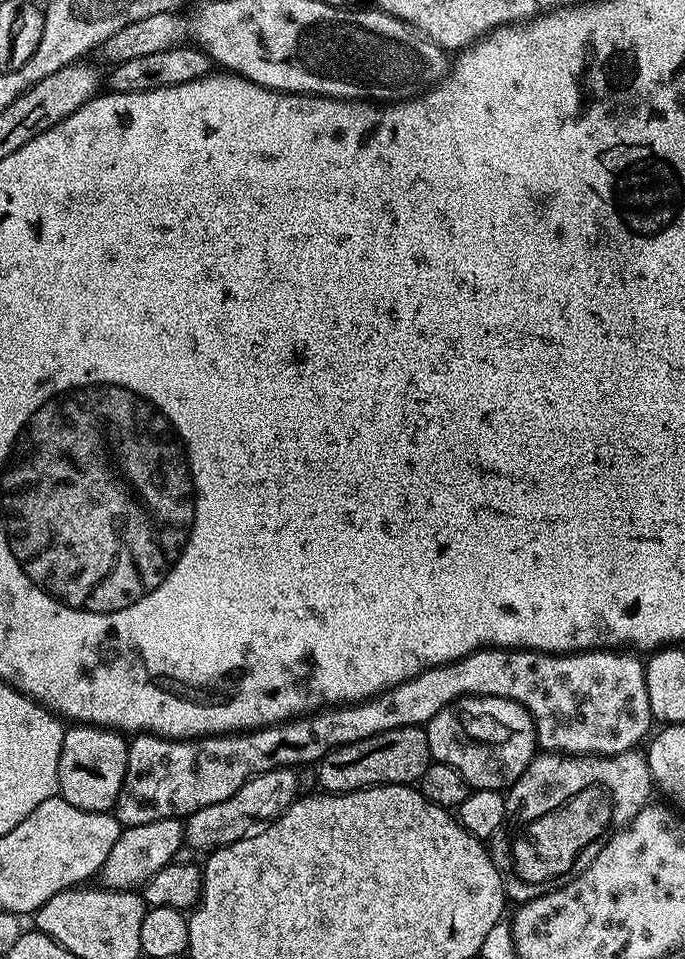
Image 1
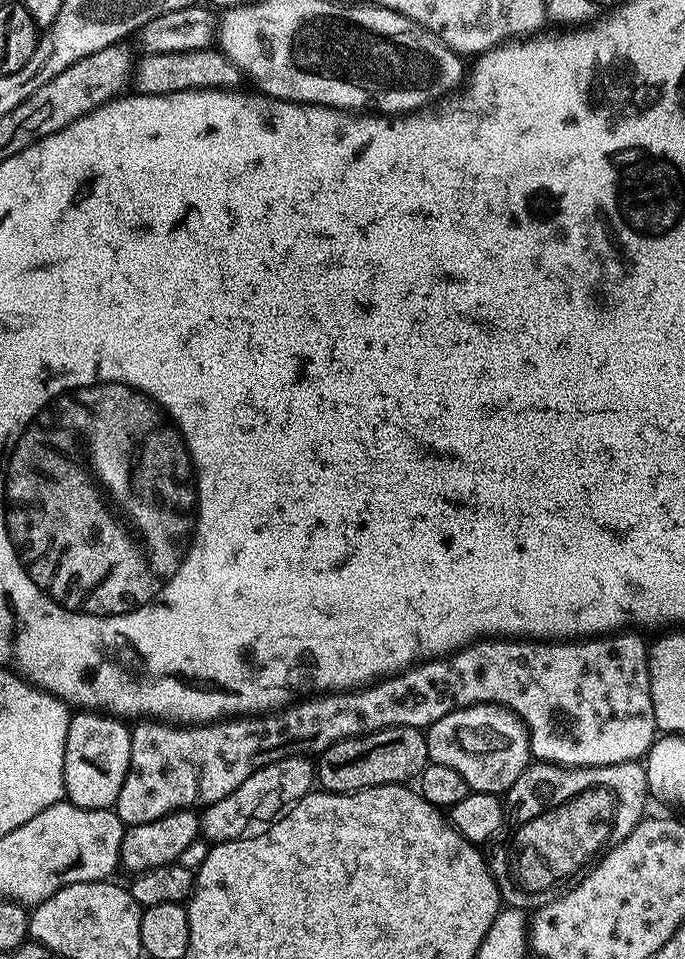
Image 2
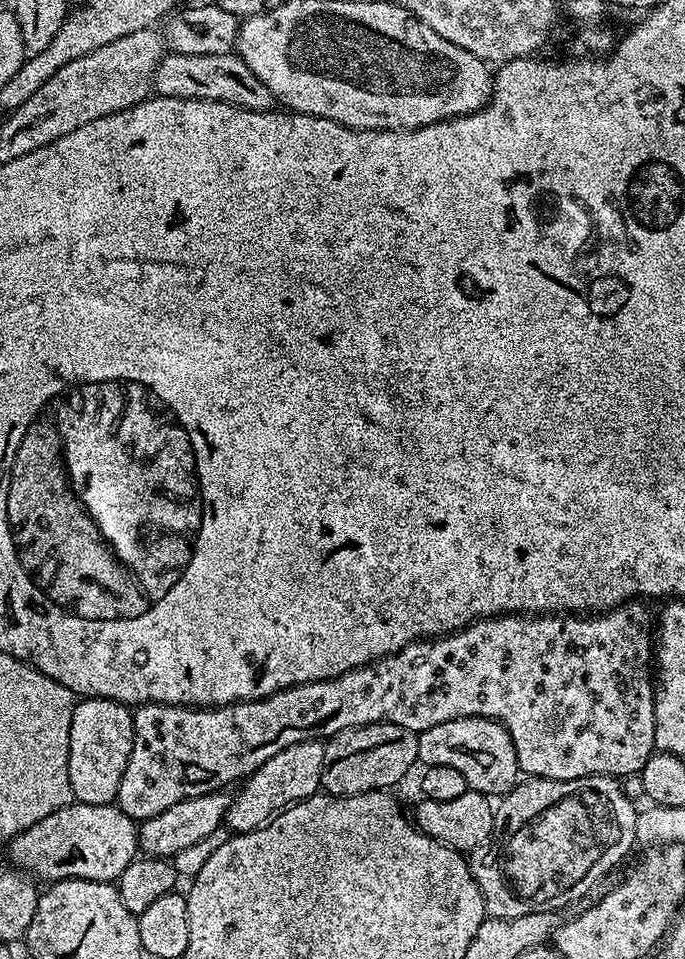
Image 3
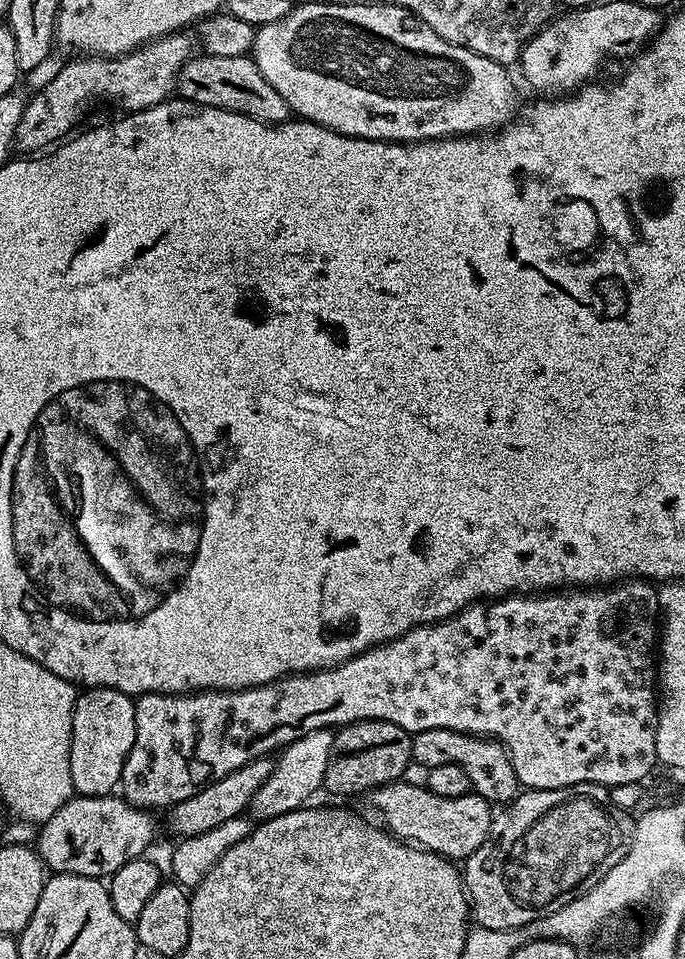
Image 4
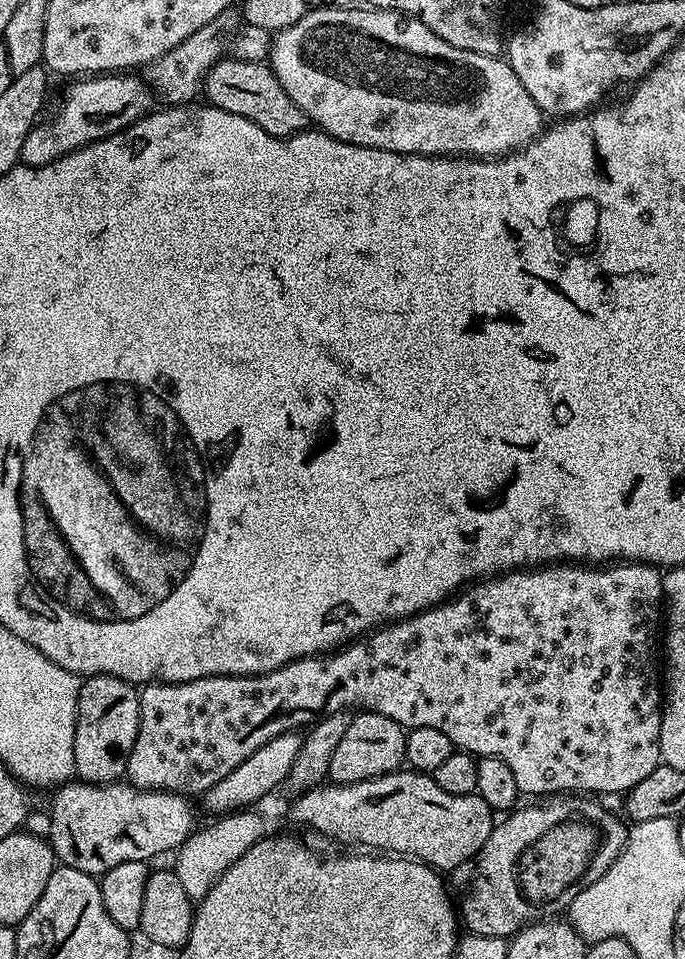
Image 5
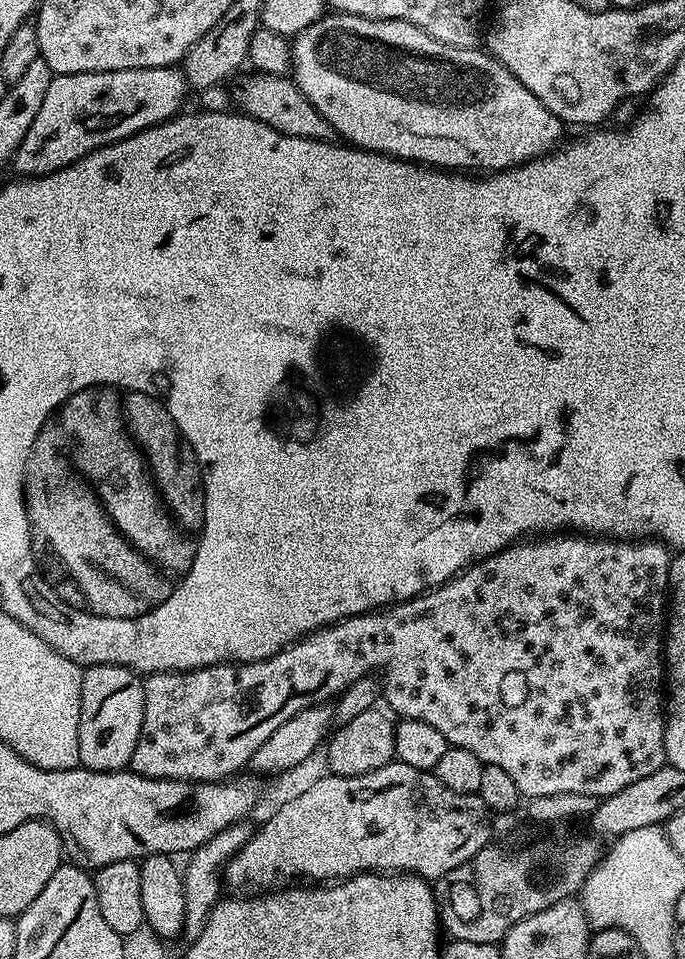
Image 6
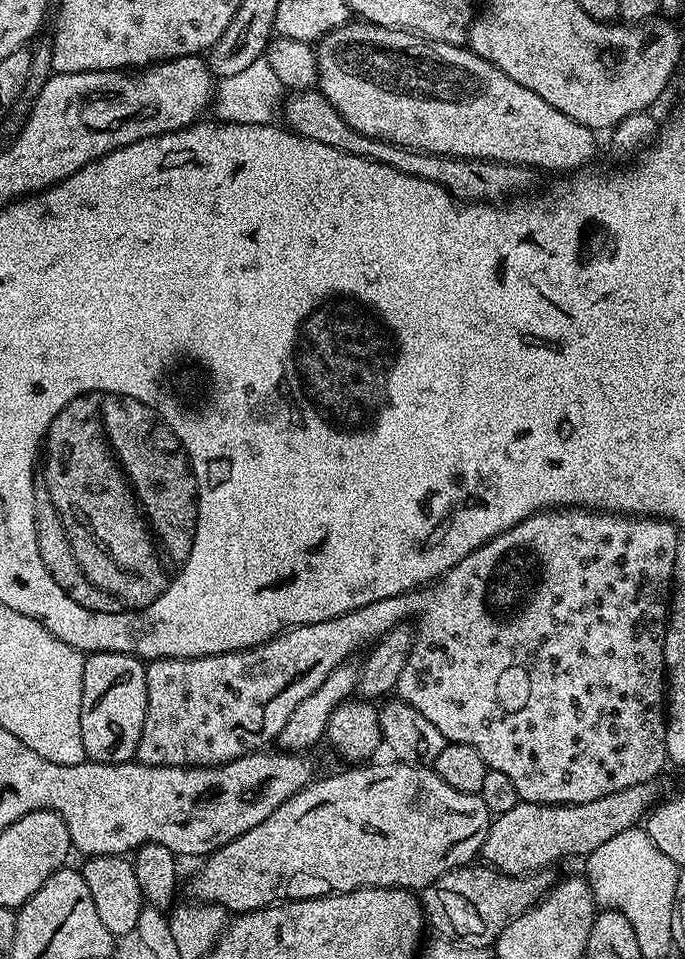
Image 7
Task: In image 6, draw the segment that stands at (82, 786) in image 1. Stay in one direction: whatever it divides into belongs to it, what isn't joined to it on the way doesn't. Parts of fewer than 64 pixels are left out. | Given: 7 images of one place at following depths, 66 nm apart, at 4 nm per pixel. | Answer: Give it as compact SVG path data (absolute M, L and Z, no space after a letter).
M94 664L84 668L78 722L80 764L91 772L118 772L132 763L134 746L142 730L144 682L121 664Z

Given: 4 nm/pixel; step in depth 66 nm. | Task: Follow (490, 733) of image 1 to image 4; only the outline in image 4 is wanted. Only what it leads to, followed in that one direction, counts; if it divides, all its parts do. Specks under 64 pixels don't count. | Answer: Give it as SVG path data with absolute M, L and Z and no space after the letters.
M449 728L422 730L412 737L412 758L424 770L447 764L462 766L462 770L470 774L472 792L496 806L510 804L522 788L514 774L512 757L508 751L501 744L483 736L467 736L464 732L455 732Z

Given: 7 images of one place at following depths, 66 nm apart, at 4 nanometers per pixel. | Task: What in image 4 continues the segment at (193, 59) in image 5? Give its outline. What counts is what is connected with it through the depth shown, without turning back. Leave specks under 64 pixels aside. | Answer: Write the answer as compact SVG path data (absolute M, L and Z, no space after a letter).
M188 34L163 36L160 40L151 40L149 44L143 44L141 48L136 48L134 51L121 56L81 55L79 58L72 58L76 60L70 61L69 64L67 62L61 63L58 74L54 74L54 78L50 78L50 82L46 82L44 88L33 91L32 96L27 97L25 112L22 114L21 121L17 124L15 147L24 151L21 153L36 154L47 149L44 148L47 144L53 143L52 145L55 145L57 142L63 141L73 131L71 128L99 100L113 100L114 103L121 104L124 107L125 113L130 113L141 112L144 108L161 104L163 100L169 99L173 95L176 76L180 73L180 67L187 60L191 60L194 55L194 49L192 49L193 37L184 35Z

